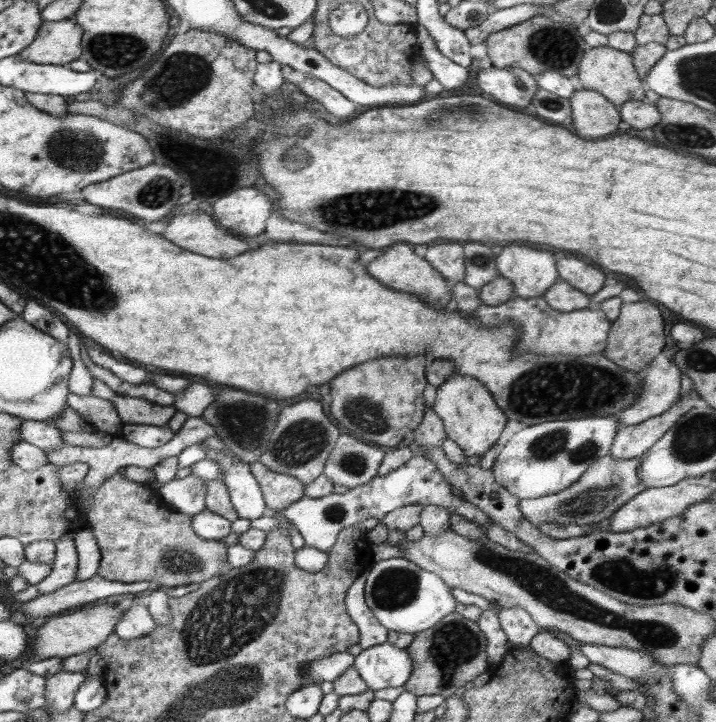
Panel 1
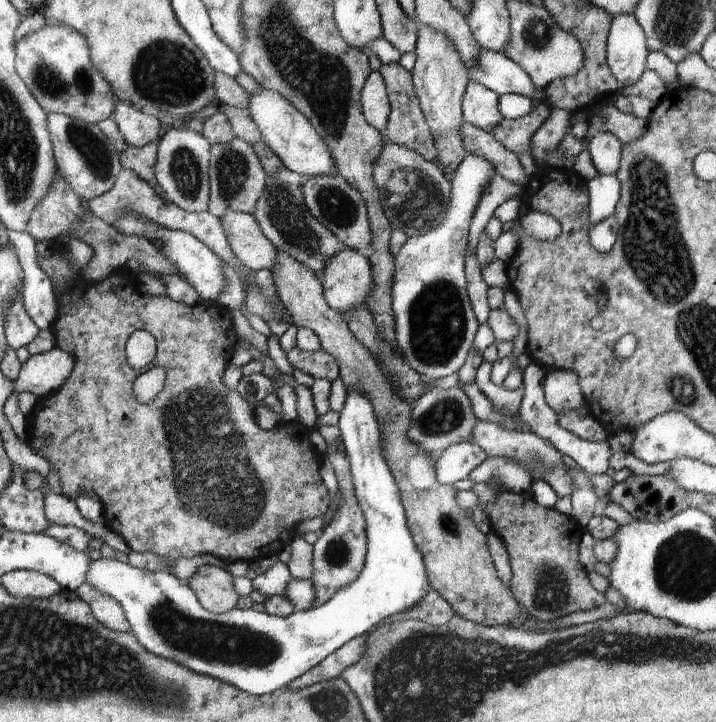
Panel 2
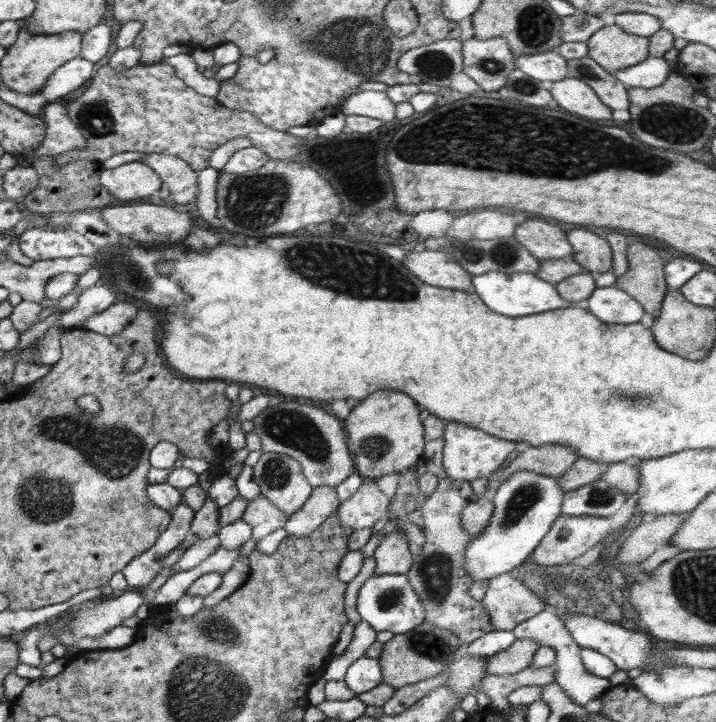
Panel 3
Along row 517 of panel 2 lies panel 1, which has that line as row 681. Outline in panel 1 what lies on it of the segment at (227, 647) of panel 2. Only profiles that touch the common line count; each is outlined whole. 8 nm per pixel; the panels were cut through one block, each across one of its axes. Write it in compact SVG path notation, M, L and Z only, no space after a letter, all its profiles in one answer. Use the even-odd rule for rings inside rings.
M384 642L372 648L362 649L355 657L353 668L362 677L369 690L403 687L410 678L413 664L405 652Z

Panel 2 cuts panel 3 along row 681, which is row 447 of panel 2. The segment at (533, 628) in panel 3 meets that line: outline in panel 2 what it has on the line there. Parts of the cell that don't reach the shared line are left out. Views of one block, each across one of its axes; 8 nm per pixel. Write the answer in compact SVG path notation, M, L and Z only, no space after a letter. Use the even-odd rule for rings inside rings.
M531 362L524 370L524 396L520 403L521 420L530 426L530 430L543 438L545 441L552 442L554 447L562 455L572 458L582 470L586 470L588 474L604 474L609 467L610 456L612 450L609 447L608 441L592 442L583 440L574 433L560 427L556 412L546 404L543 386L541 379L545 377L546 370L536 362Z

